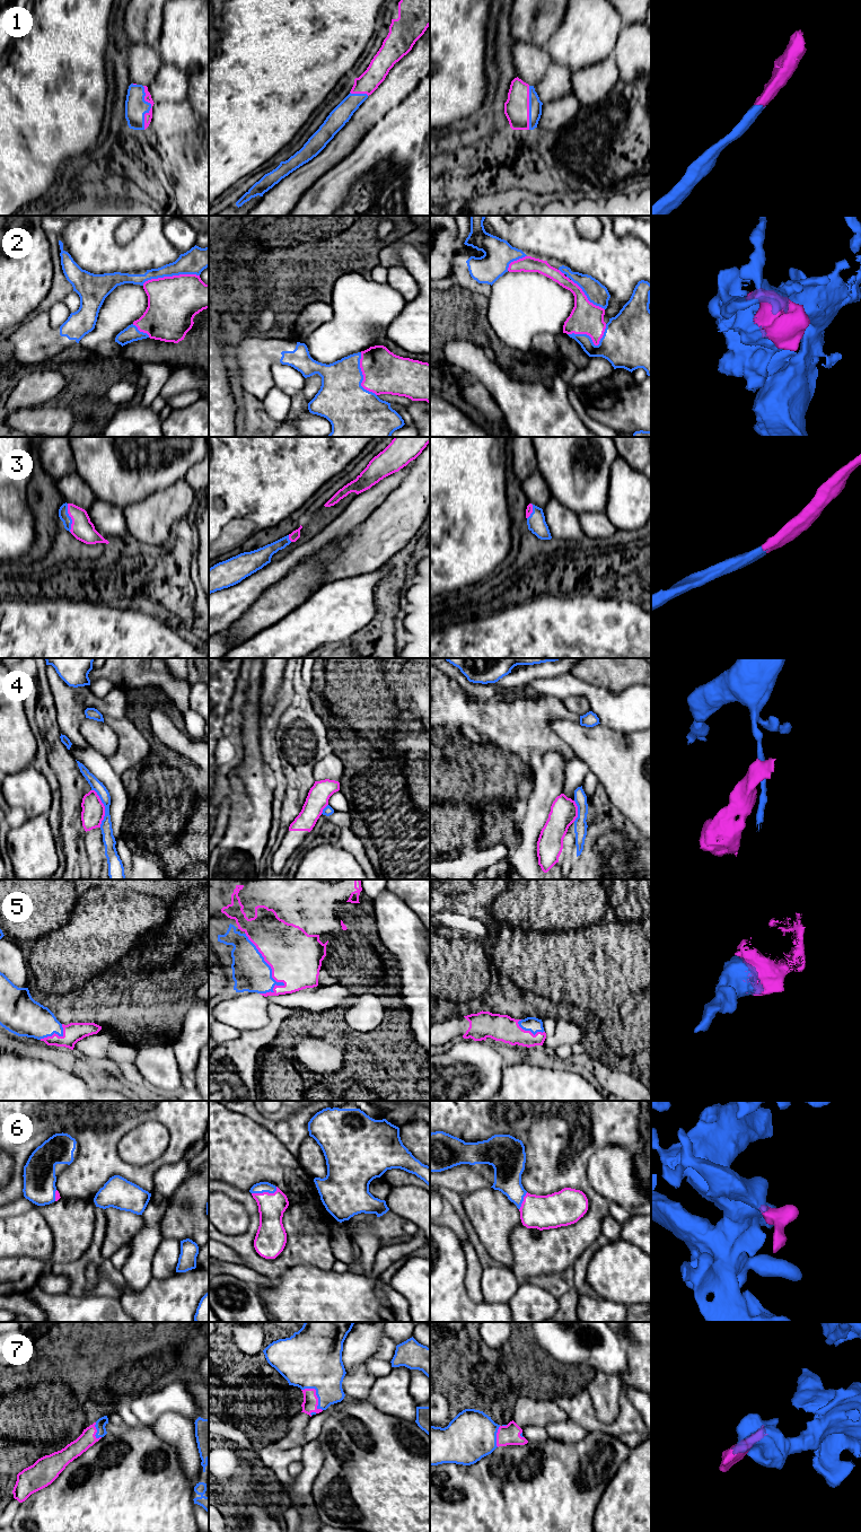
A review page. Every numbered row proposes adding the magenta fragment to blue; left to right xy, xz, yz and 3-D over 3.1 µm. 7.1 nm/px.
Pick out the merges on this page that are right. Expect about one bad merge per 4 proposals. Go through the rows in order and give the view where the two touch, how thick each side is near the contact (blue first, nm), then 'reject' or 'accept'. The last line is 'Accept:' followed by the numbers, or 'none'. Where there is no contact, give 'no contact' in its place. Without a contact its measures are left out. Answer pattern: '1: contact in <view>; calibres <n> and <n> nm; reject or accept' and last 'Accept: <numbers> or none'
1: contact in xy; calibres 160 and 60 nm; accept
2: contact in xy; calibres 180 and 360 nm; accept
3: contact in xy; calibres 70 and 160 nm; accept
4: contact in xy; calibres 90 and 160 nm; reject
5: contact in xz; calibres 260 and 380 nm; accept
6: contact in xz; calibres 80 and 190 nm; accept
7: contact in xz; calibres 420 and 110 nm; accept
Accept: 1, 2, 3, 5, 6, 7

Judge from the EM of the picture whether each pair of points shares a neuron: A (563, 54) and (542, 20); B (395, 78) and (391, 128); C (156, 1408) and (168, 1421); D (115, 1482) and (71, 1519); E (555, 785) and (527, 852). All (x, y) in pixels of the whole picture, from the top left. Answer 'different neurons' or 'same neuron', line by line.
A: different neurons
B: different neurons
C: different neurons
D: same neuron
E: same neuron

